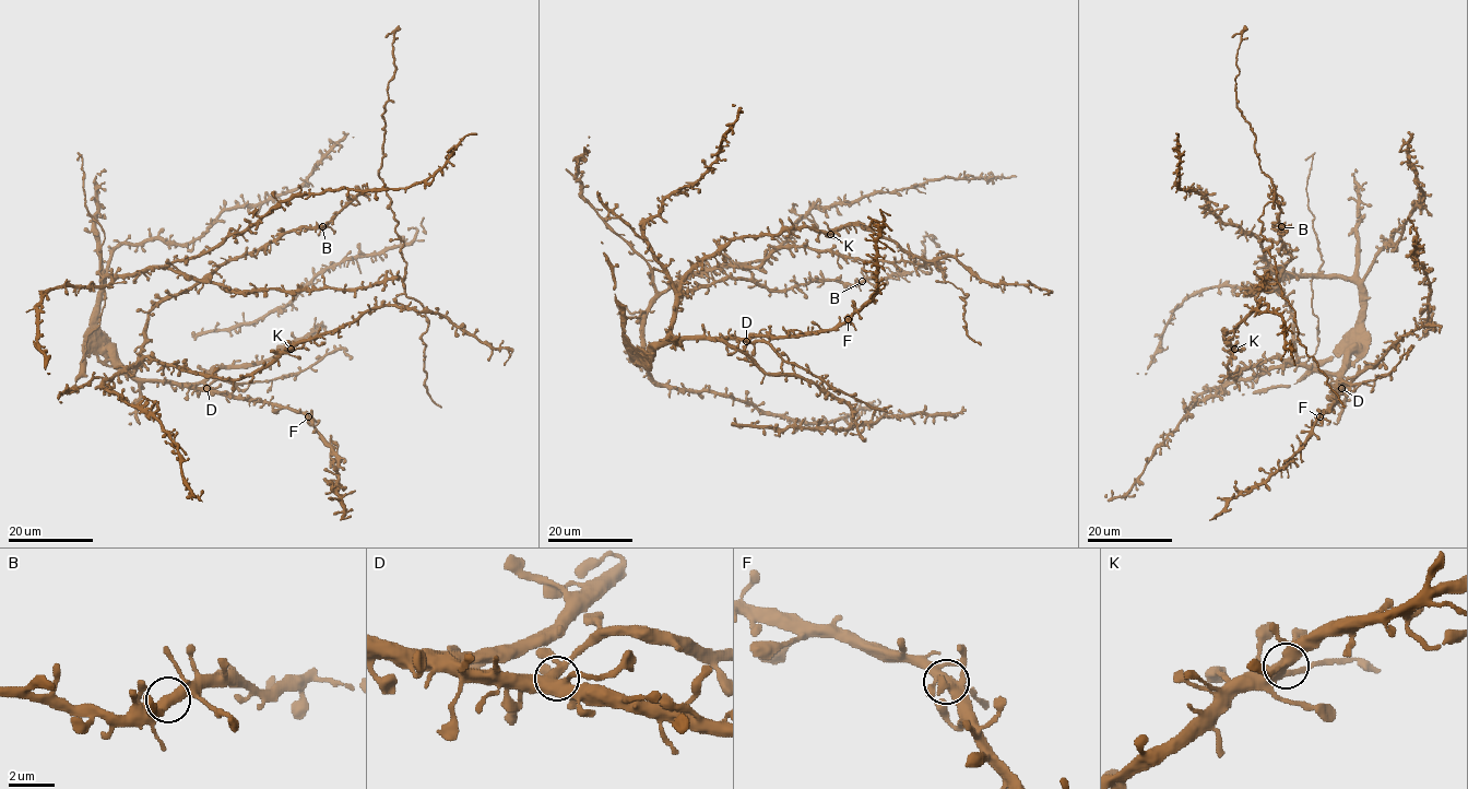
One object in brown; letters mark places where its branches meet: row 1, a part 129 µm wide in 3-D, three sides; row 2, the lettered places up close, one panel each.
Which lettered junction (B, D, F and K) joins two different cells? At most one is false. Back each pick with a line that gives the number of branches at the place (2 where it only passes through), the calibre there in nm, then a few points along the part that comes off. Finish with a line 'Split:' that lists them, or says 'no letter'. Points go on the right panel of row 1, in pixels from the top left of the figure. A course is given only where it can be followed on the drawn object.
Split: no letter

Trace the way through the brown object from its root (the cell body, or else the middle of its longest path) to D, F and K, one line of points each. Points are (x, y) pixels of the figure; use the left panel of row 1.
D: (104, 277), (96, 326), (102, 344), (110, 354), (138, 377), (206, 388)
F: (104, 277), (97, 306), (98, 337), (110, 354), (135, 376), (175, 380), (277, 403), (308, 416)
K: (104, 277), (97, 306), (98, 337), (128, 372), (151, 357), (197, 373), (241, 378), (291, 349)

